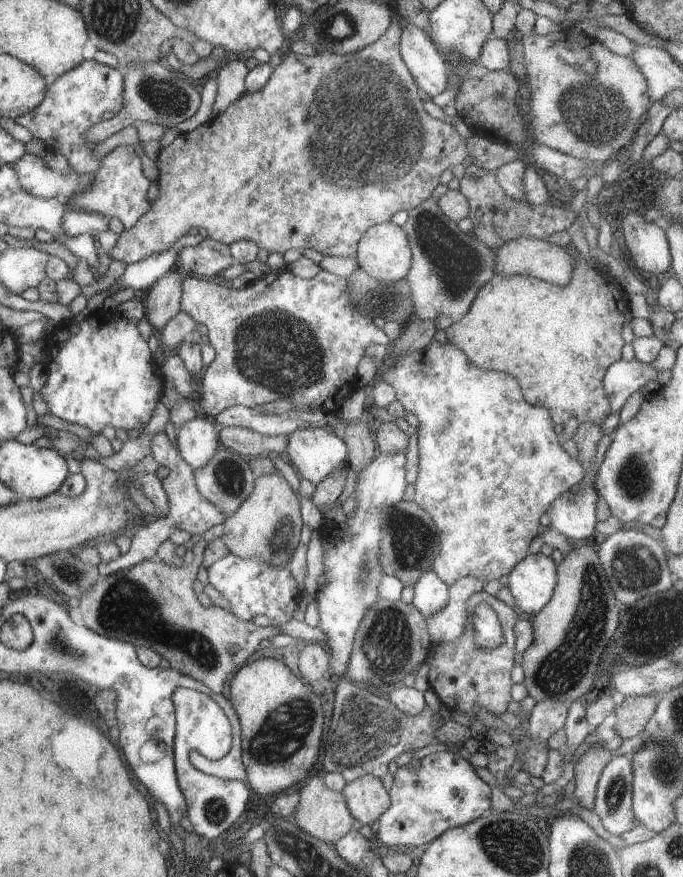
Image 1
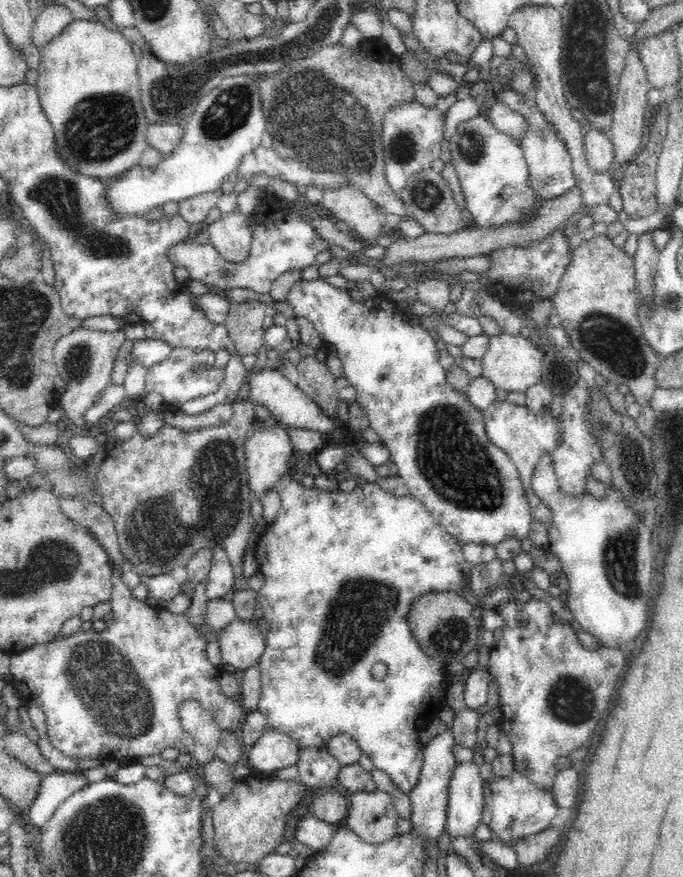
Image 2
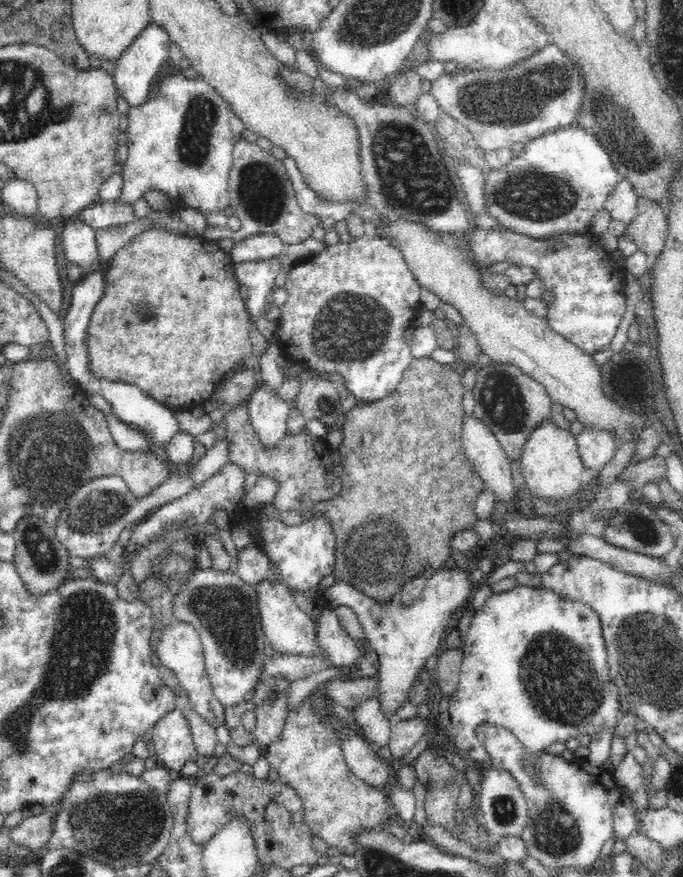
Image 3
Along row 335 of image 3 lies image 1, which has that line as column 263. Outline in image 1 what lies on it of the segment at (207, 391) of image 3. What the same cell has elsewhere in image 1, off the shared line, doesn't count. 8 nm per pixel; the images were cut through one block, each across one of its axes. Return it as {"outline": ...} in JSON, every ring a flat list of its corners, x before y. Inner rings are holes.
{"outline":[[393,14,392,22,388,30,376,42,358,50,358,52,345,55,322,52,311,56,298,55,286,52,281,63,273,69,272,76,258,92,247,91,238,100,235,100,222,114,217,114,209,121,196,129,179,134,168,146,161,147,158,152,158,160,155,162,159,171,157,176,160,195,152,202,152,210,130,230,124,229,119,234,114,248,108,252,112,260,126,262,127,265,139,262,172,248,182,236,188,235,192,228,206,230,208,239,222,244,231,245,238,240,250,240,264,248,266,252,280,252,284,254,291,249,303,250,314,248,323,257,357,258,360,239,368,230,377,224,389,222,398,211,409,211,418,204,432,197,432,191,440,184,440,176,444,170,453,168,458,164,476,166,470,162,466,139,460,135,453,124,447,120,436,119,432,112,428,112,428,104,425,104,424,90,420,83,408,68,400,52,404,23,401,16]]}

